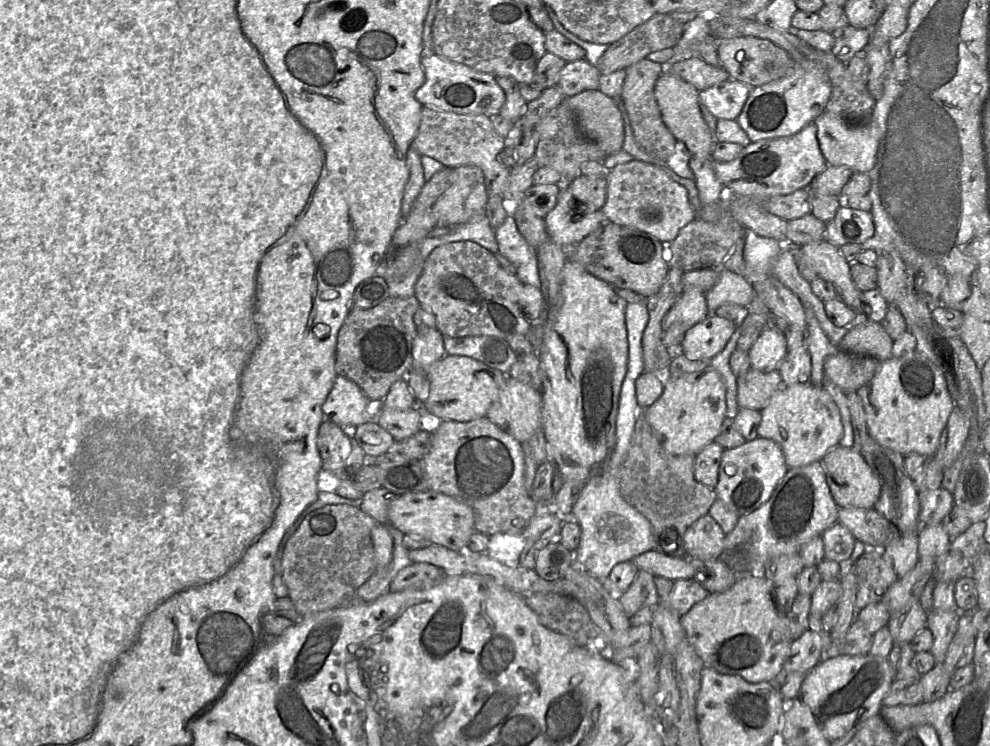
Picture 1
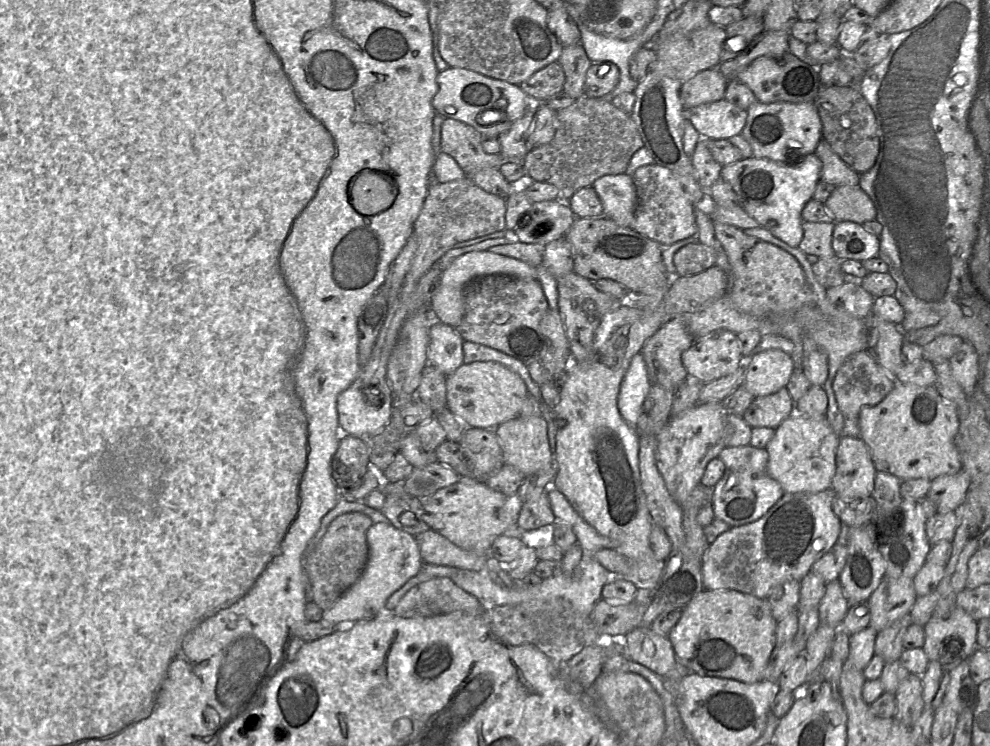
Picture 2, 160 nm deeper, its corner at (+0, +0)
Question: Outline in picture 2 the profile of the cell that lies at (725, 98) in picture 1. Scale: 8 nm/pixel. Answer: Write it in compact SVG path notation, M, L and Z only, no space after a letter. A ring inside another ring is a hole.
M726 98L686 110L686 120L709 140L727 140L742 134L746 119L747 112Z

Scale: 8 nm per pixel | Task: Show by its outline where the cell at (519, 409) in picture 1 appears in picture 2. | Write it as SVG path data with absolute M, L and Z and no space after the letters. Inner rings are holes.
M543 415L518 416L493 430L505 465L515 467L525 477L553 466L547 422Z

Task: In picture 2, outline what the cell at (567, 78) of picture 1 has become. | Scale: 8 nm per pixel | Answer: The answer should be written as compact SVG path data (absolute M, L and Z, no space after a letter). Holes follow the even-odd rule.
M592 63L586 73L583 96L603 98L612 93L619 81L619 70L611 63Z

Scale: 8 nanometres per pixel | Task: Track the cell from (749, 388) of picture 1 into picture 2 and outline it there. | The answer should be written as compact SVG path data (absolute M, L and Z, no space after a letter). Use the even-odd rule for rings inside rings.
M784 387L774 394L754 398L743 419L751 428L768 427L775 430L793 413L795 404L787 387Z

